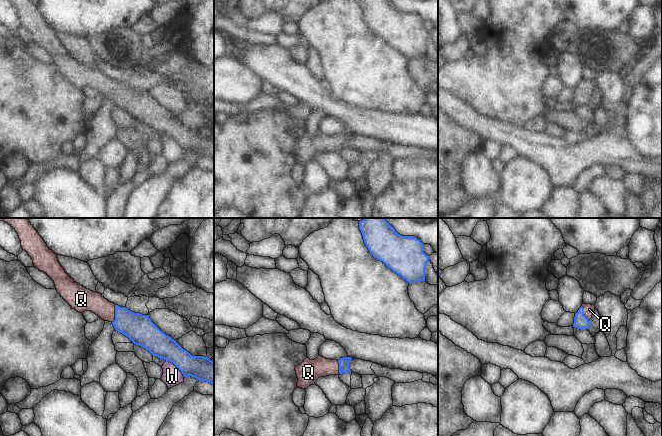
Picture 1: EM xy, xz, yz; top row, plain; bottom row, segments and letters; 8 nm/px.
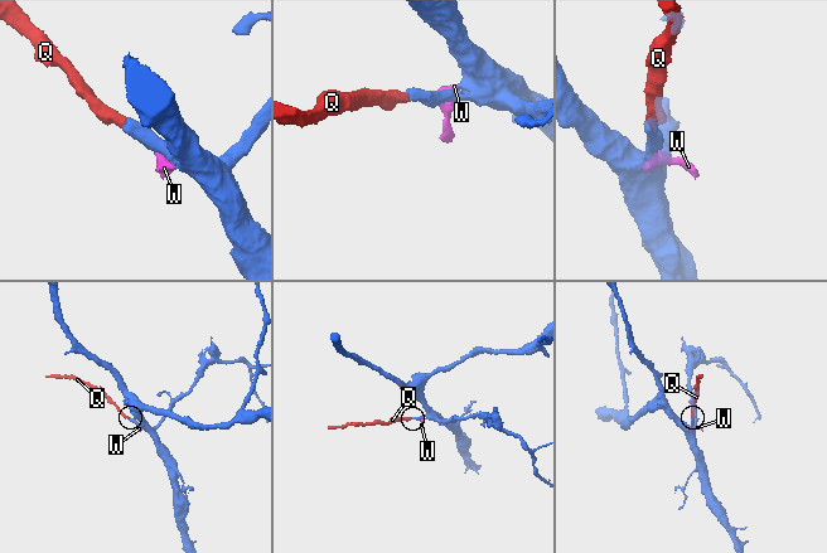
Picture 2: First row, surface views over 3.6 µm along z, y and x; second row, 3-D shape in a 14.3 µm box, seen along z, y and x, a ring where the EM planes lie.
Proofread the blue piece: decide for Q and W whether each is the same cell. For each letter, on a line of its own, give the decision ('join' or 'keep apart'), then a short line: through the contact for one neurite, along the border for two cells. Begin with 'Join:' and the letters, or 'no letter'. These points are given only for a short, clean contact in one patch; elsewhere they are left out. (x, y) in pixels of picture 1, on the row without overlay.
Join: Q
Q: join; line xy (139, 104), (129, 100), (115, 90), (88, 76)
W: keep apart; line xy (166, 136), (170, 137), (184, 152)

